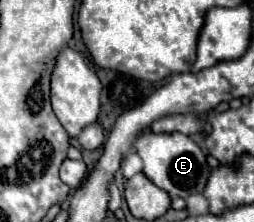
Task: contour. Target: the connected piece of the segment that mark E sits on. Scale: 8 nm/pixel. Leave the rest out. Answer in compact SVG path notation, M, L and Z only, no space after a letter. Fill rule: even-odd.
M143 133L135 141L135 151L143 161L143 173L157 187L165 189L171 197L189 197L201 193L209 179L209 165L201 147L183 133Z

